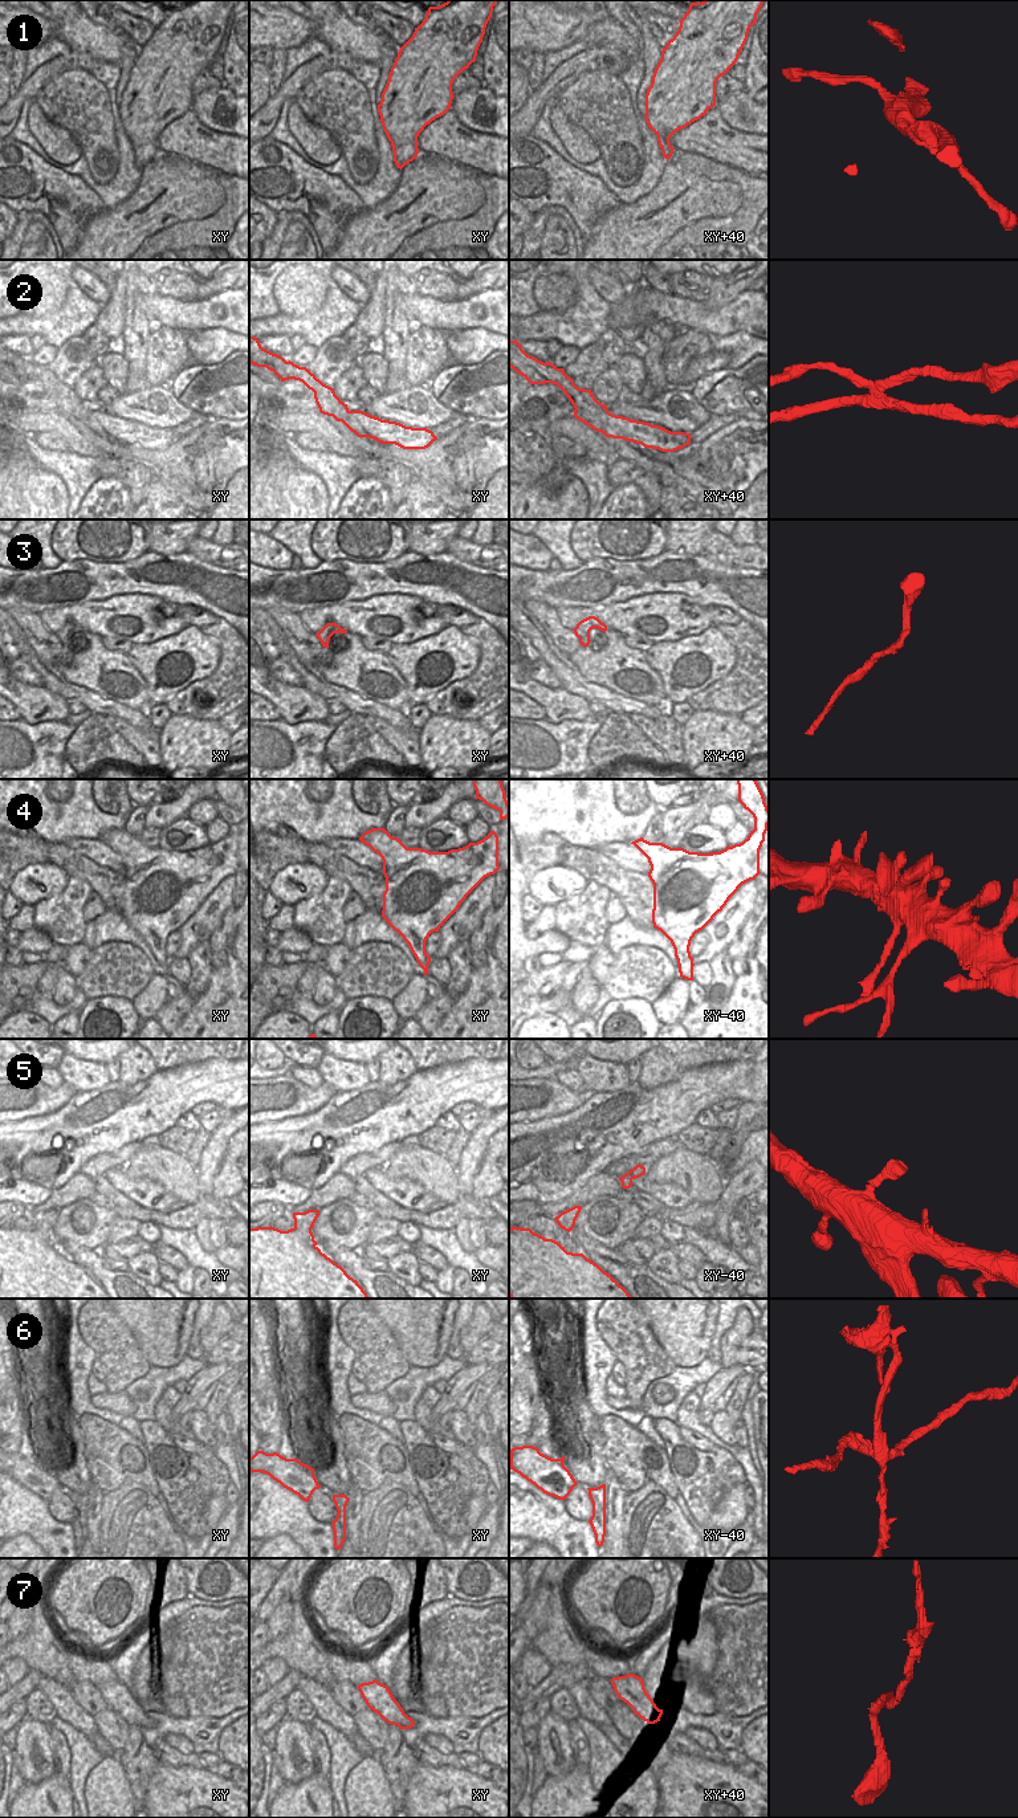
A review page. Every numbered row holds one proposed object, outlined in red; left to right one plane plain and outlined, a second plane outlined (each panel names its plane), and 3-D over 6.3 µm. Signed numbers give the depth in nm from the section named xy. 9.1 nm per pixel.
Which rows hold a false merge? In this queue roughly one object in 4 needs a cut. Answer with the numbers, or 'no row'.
2, 6

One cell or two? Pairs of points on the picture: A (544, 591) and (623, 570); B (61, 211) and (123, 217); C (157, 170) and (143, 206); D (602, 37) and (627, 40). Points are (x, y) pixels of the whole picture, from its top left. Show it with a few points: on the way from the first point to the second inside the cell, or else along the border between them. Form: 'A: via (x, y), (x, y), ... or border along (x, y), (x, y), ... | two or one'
A: via (564, 587), (589, 586), (603, 573) | one
B: border along (105, 208), (86, 223), (78, 241) | two
C: via (157, 179), (157, 192), (153, 196) | one
D: via (609, 37), (621, 39) | one

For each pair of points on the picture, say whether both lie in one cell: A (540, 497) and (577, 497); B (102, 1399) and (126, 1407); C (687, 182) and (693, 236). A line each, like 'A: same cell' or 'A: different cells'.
A: same cell
B: same cell
C: different cells

